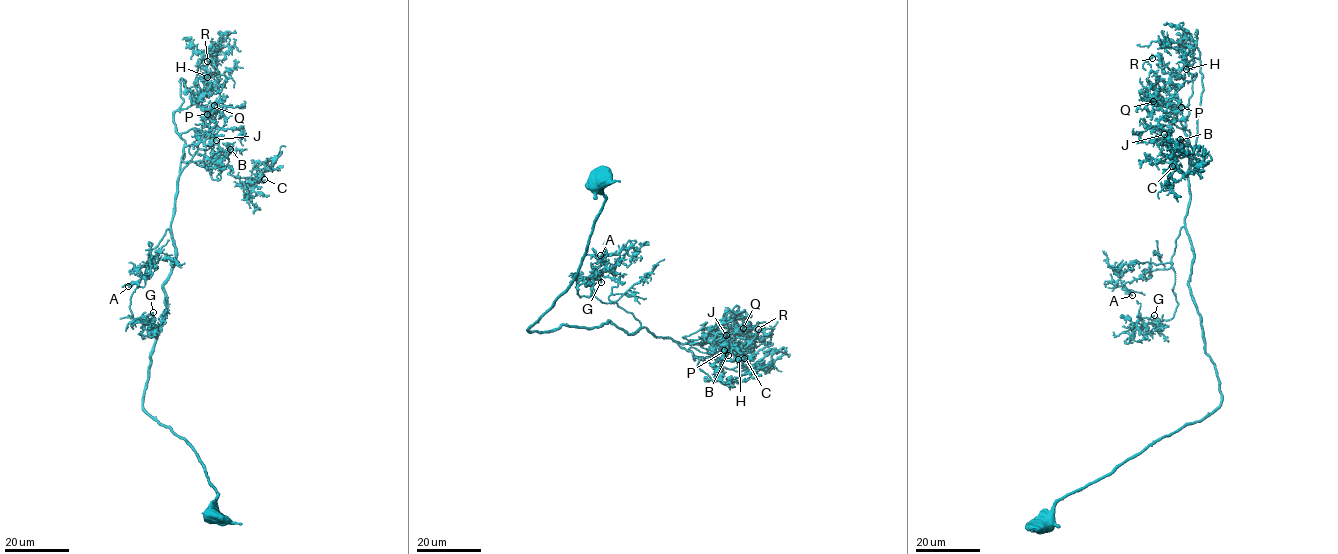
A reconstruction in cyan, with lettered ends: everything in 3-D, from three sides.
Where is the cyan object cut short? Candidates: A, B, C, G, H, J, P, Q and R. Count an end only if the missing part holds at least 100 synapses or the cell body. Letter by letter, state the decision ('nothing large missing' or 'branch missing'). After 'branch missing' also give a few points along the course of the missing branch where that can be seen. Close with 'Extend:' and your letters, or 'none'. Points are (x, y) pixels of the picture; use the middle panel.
A: nothing large missing
B: nothing large missing
C: nothing large missing
G: nothing large missing
H: nothing large missing
J: branch missing; missing branch runs (726, 335), (747, 321)
P: nothing large missing
Q: nothing large missing
R: nothing large missing
Extend: J

